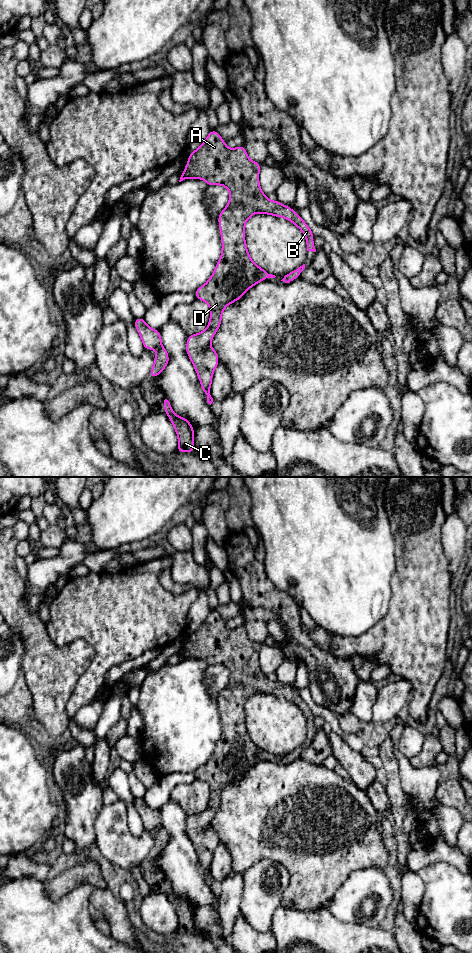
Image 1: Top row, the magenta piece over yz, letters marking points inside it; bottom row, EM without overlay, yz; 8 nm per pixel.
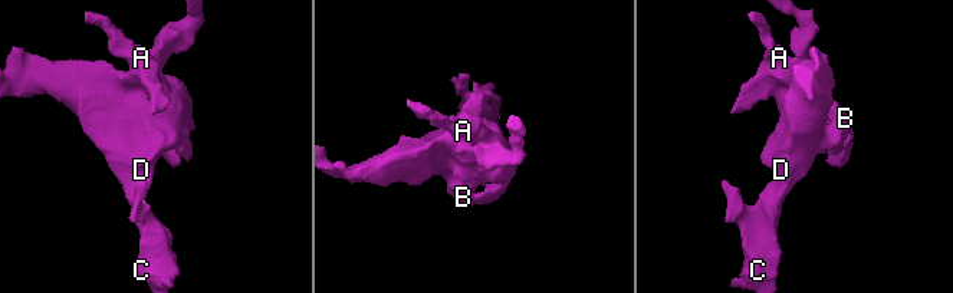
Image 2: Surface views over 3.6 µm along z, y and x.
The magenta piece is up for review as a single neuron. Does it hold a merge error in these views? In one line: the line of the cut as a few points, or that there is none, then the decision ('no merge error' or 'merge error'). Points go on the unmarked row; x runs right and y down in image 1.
cut none; no merge error

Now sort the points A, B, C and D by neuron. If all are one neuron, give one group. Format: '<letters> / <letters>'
A B C D

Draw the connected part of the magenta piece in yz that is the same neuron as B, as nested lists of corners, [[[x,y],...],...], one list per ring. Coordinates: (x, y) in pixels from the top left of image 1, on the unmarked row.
[[[212,610],[203,624],[194,632],[188,634],[189,639],[179,662],[189,658],[197,658],[205,660],[208,666],[222,665],[230,672],[229,683],[218,696],[222,721],[220,739],[209,760],[194,772],[197,779],[209,785],[211,792],[209,804],[203,812],[188,816],[186,825],[186,832],[196,850],[204,874],[207,877],[207,882],[211,885],[213,878],[210,875],[210,866],[219,838],[210,823],[221,805],[223,790],[229,784],[242,778],[248,769],[265,758],[276,757],[264,751],[252,741],[245,723],[245,703],[255,693],[284,697],[297,706],[305,715],[307,731],[316,732],[316,729],[313,722],[314,715],[305,701],[291,687],[286,687],[279,681],[269,680],[262,672],[259,664],[261,644],[249,639],[243,625],[230,629],[226,626],[219,613]]]

